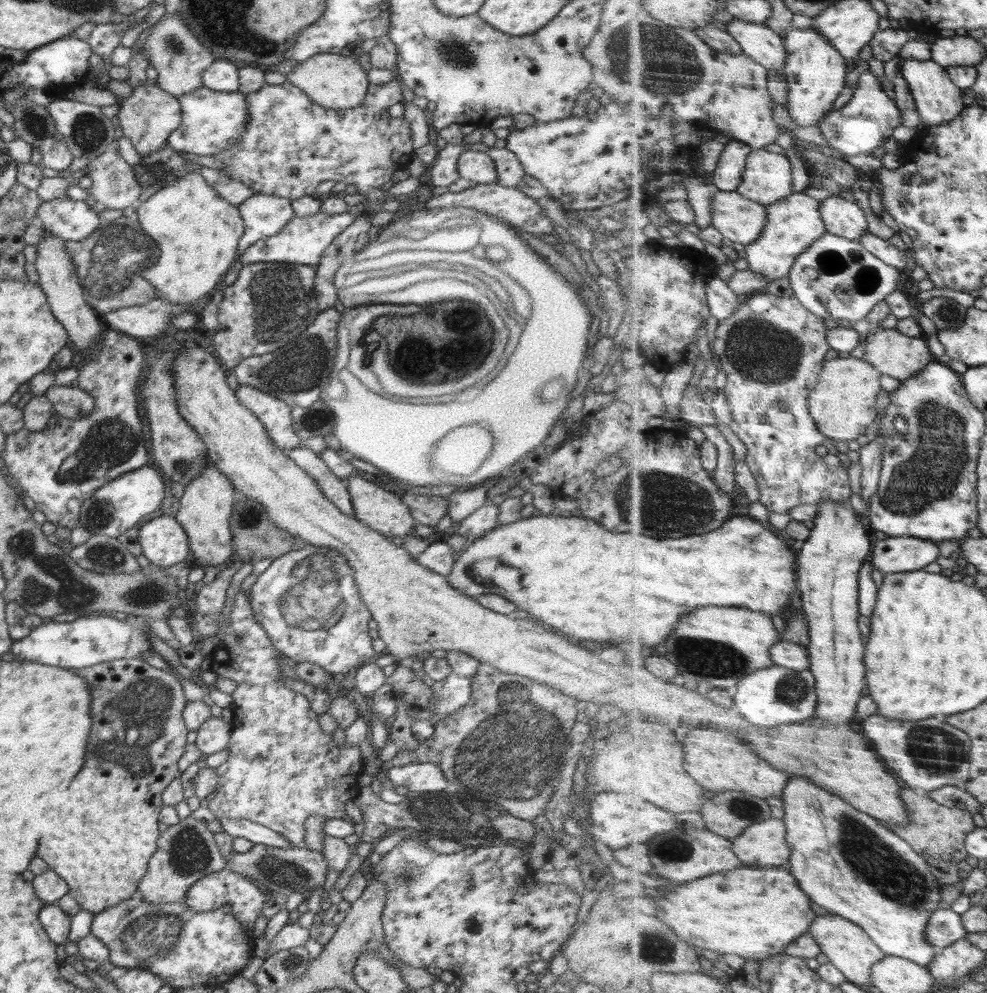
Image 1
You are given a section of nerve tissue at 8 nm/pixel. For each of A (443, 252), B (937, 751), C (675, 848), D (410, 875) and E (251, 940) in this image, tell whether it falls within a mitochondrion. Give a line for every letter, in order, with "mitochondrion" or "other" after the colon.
A: other
B: mitochondrion
C: mitochondrion
D: mitochondrion
E: other

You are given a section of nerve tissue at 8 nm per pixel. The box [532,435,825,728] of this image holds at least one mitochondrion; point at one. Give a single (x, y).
(675, 505)

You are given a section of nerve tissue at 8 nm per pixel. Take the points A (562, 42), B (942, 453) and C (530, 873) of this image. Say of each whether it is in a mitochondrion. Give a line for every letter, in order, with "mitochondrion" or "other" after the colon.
A: other
B: mitochondrion
C: other

